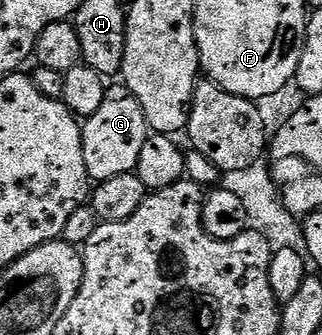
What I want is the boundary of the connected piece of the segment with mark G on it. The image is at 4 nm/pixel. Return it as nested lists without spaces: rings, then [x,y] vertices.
[[[107,86],[100,109],[96,109],[96,113],[92,113],[92,117],[88,117],[82,123],[84,165],[91,180],[94,181],[137,172],[140,149],[144,149],[144,141],[148,134],[144,109],[140,109],[140,101],[136,101],[136,97],[126,86],[117,86]]]

